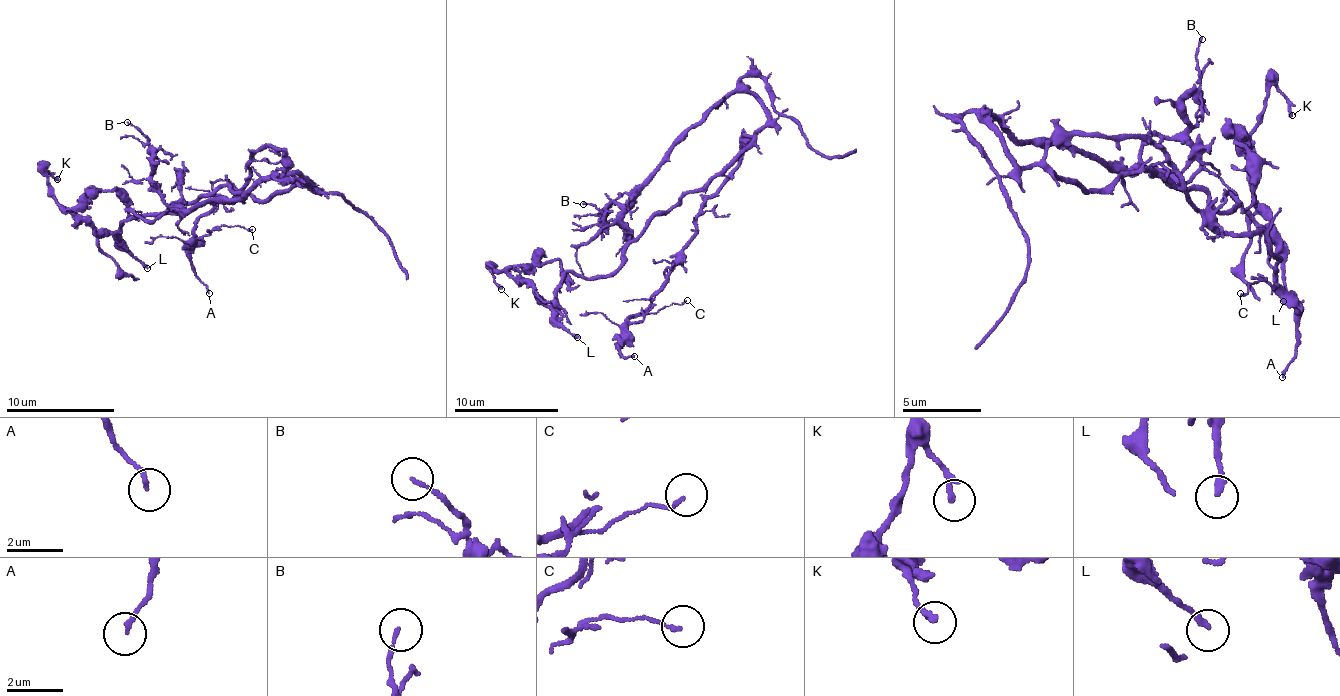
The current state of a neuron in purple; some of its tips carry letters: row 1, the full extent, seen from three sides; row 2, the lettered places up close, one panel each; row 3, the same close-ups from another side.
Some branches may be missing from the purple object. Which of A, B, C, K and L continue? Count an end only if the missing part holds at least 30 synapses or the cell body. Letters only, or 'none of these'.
none of these

